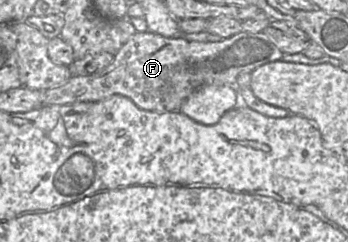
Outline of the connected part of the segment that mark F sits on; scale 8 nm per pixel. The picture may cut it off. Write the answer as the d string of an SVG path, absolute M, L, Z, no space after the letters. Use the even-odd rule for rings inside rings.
M150 31L136 32L115 54L114 60L103 71L86 76L72 76L66 83L43 91L43 105L68 105L78 102L99 102L113 95L131 99L139 108L155 112L179 111L181 105L197 90L209 85L234 85L242 73L281 60L283 52L264 33L241 31L218 42L189 41L168 38Z

